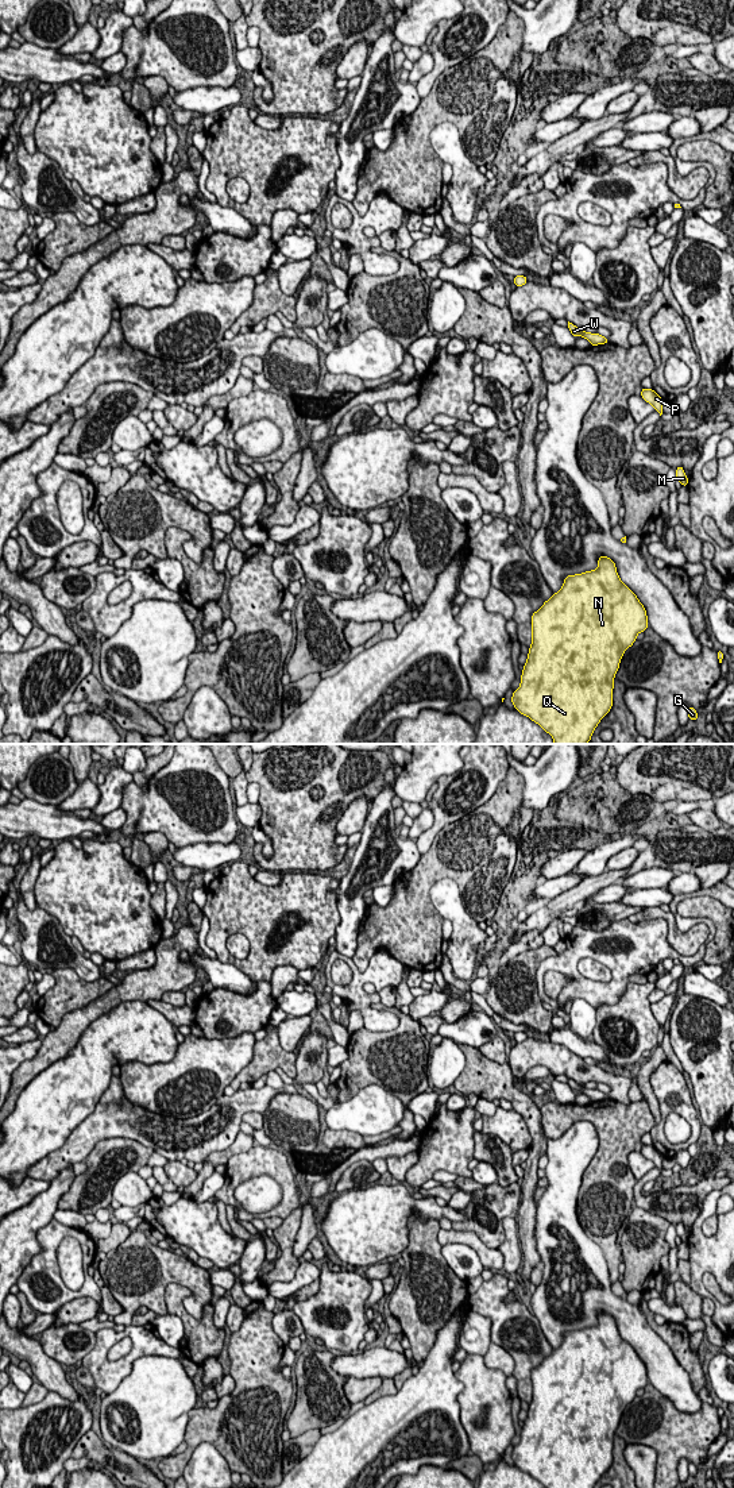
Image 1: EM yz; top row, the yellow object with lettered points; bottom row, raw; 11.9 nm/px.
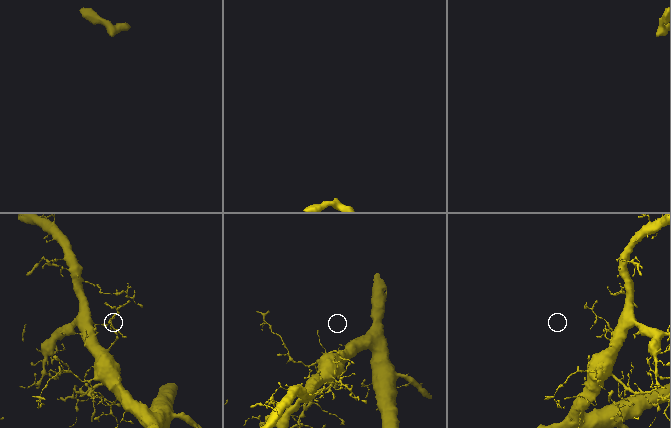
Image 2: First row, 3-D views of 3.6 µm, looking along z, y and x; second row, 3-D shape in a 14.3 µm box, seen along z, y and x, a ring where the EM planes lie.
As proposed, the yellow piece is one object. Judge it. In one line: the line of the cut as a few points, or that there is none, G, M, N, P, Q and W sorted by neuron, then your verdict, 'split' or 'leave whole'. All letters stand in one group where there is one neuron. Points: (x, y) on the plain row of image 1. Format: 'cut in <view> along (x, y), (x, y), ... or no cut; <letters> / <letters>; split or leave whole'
no cut; G M N P Q W; leave whole

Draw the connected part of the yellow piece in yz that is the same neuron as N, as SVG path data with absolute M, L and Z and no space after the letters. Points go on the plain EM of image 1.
M599 1312L596 1326L565 1333L561 1345L532 1371L532 1402L511 1460L545 1488L594 1488L613 1464L614 1434L625 1407L648 1381L644 1361L622 1339L615 1319L607 1312Z

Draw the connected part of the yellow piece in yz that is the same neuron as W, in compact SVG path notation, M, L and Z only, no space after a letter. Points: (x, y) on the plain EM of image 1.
M568 1078L568 1086L571 1087L571 1090L575 1094L580 1091L582 1094L587 1095L591 1099L591 1102L609 1099L607 1094L604 1094L599 1090L584 1088L583 1086L577 1084L576 1082L573 1082L569 1078Z

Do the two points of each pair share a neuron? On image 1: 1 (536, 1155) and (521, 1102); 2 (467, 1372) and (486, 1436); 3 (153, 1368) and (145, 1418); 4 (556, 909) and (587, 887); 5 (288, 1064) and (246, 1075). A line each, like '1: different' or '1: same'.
1: same
2: same
3: same
4: same
5: same

